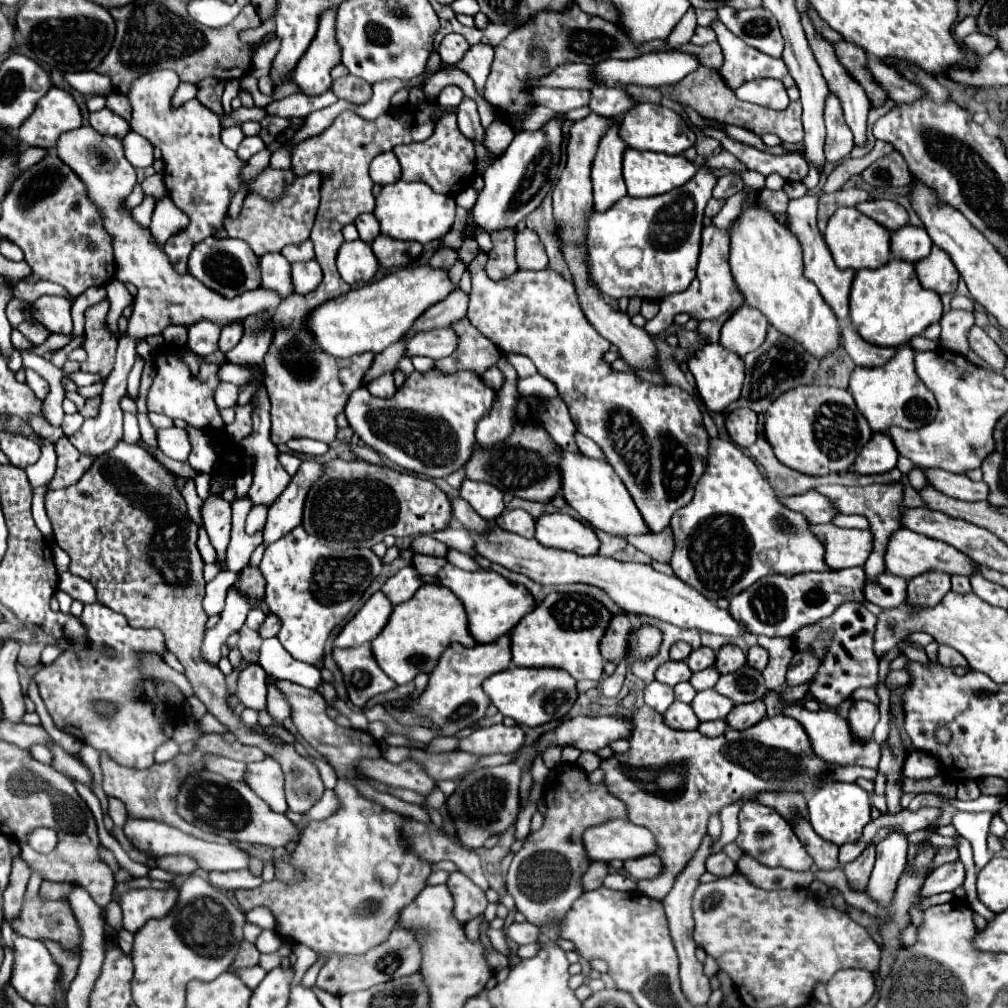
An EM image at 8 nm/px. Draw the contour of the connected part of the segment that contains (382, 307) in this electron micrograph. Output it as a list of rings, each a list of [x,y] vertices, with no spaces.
[[[429,265],[401,267],[379,281],[325,301],[303,319],[303,325],[313,335],[319,349],[331,357],[351,357],[365,351],[381,353],[391,343],[403,339],[413,321],[451,291],[453,285],[447,271],[431,269]]]

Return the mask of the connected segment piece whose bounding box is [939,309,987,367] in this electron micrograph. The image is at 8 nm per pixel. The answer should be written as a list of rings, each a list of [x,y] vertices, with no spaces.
[[[951,309],[943,315],[939,323],[941,323],[941,341],[947,349],[961,353],[977,367],[987,367],[987,363],[979,361],[979,355],[975,355],[967,345],[967,329],[971,329],[971,325],[975,323],[975,317],[971,311]]]

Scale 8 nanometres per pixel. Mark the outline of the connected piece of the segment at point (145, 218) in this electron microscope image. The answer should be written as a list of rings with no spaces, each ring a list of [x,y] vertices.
[[[145,196],[142,203],[130,209],[131,216],[141,227],[149,228],[151,216],[154,210],[155,200],[151,196]]]

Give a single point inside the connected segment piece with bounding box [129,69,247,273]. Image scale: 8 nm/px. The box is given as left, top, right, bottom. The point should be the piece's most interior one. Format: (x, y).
(201, 175)

